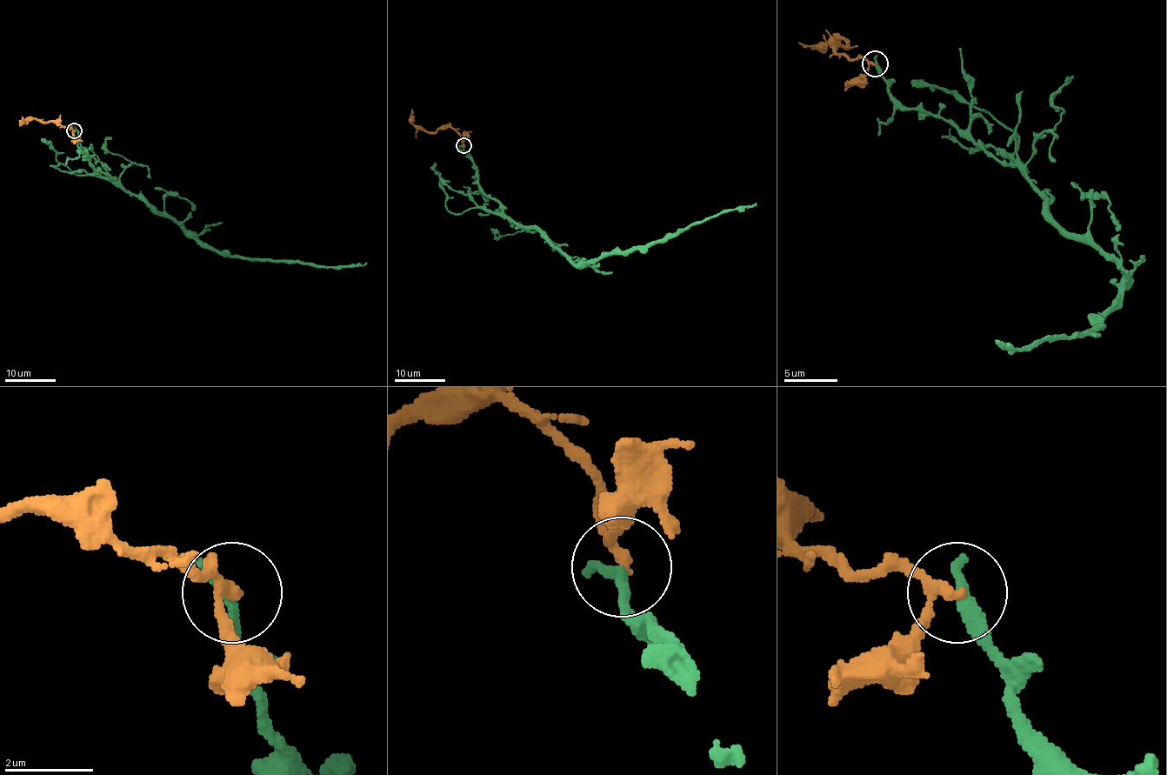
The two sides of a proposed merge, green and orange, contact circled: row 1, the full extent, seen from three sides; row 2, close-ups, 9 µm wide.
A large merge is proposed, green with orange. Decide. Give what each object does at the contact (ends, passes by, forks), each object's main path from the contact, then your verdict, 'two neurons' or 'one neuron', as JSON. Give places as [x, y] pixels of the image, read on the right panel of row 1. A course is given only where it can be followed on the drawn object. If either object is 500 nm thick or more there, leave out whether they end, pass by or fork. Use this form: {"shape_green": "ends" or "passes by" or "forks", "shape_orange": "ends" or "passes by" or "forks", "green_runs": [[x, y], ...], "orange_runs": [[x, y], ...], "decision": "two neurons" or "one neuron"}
{"shape_green": "ends", "shape_orange": "passes by", "green_runs": [[876, 64], [904, 107], [1011, 160], [1043, 208], [1123, 271], [1090, 330], [1027, 349], [995, 340]], "orange_runs": [[876, 64], [836, 51], [841, 43], [846, 46], [841, 37], [825, 46], [798, 43]], "decision": "two neurons"}

